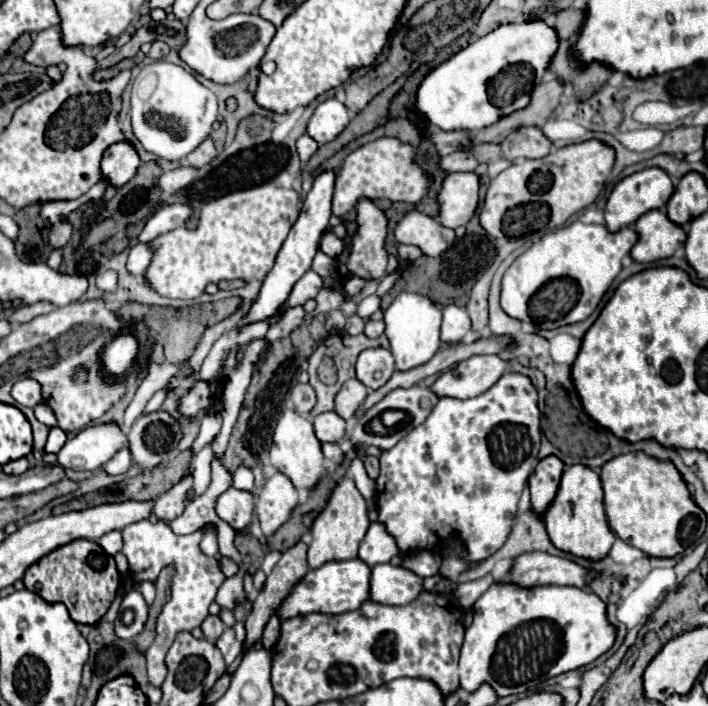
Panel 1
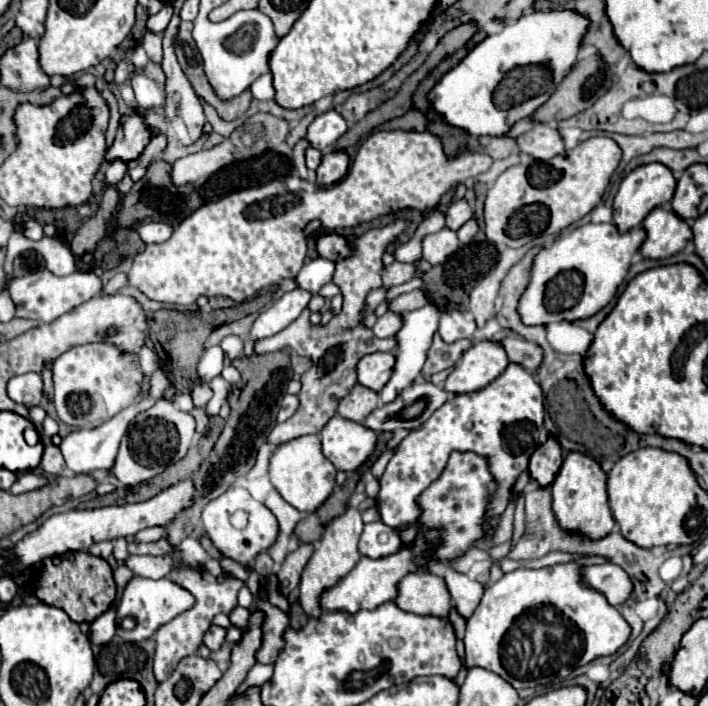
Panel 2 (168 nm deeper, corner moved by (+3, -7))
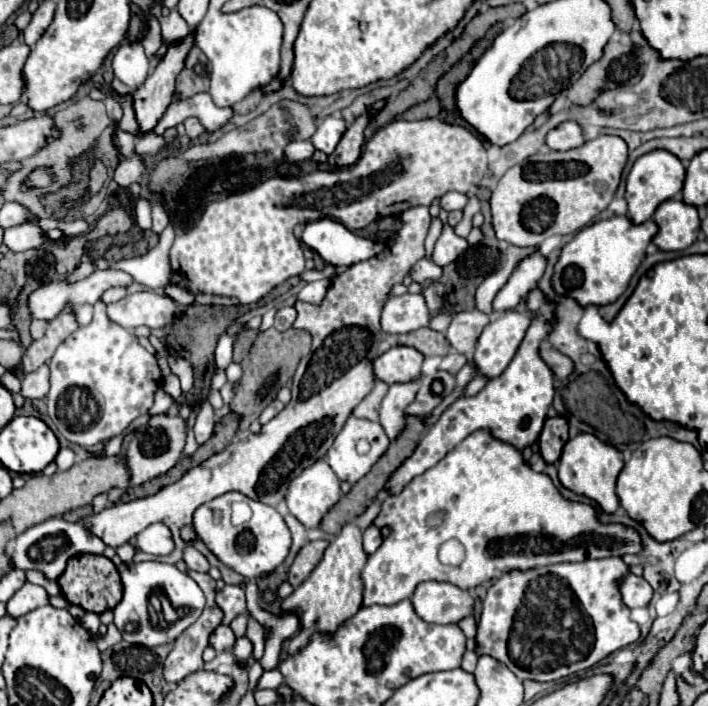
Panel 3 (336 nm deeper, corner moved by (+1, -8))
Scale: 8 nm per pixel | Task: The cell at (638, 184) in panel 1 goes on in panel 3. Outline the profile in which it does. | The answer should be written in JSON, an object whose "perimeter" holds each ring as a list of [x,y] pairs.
{"perimeter":[[[652,150],[644,156],[640,156],[632,170],[630,170],[630,176],[628,176],[628,182],[626,182],[626,200],[628,200],[628,216],[634,224],[642,224],[646,220],[652,218],[652,214],[656,212],[658,204],[662,204],[664,200],[670,200],[674,198],[682,186],[684,186],[684,166],[682,162],[668,150]]]}

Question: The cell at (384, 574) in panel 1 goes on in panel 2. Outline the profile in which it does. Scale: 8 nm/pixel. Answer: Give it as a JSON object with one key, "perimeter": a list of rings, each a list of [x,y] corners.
{"perimeter":[[[408,573],[398,581],[398,595],[394,603],[408,613],[448,617],[452,607],[450,593],[442,577],[432,573]]]}

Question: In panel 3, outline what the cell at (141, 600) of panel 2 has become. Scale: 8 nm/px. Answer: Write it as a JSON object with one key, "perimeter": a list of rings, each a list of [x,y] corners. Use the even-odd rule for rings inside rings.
{"perimeter":[[[164,562],[132,564],[126,570],[122,570],[122,586],[124,586],[124,596],[118,602],[118,606],[112,610],[114,624],[126,642],[142,644],[146,648],[174,642],[188,626],[192,626],[198,620],[206,604],[206,598],[200,586],[188,574],[180,572],[174,564],[164,564]],[[154,602],[160,604],[158,608],[160,612],[156,612]],[[164,604],[170,610],[170,620],[166,618],[168,614],[164,612]],[[126,624],[134,624],[134,630],[126,632],[124,630]]]}

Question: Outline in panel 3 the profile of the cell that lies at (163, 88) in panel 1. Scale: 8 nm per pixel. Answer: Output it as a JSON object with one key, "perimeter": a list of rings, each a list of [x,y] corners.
{"perimeter":[[[122,42],[112,58],[114,76],[126,86],[140,86],[148,76],[148,56],[140,42]]]}

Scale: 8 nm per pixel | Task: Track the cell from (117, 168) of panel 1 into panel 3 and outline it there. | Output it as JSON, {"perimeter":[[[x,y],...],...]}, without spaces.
{"perimeter":[[[188,34],[178,42],[170,42],[168,52],[164,54],[156,70],[134,92],[134,110],[142,134],[158,124],[168,104],[172,102],[176,78],[182,72],[184,60],[192,46],[194,46],[194,34]]]}

